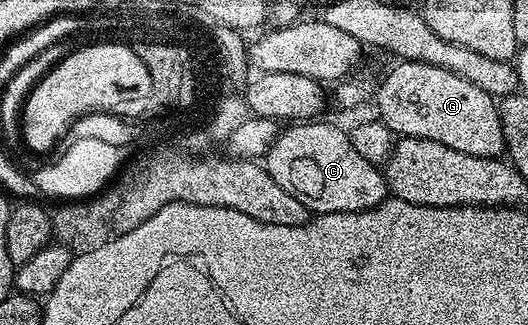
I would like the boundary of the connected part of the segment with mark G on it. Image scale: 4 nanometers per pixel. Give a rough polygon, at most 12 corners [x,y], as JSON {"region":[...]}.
{"region":[[398,60],[376,86],[398,138],[505,153],[498,102],[443,67]]}

